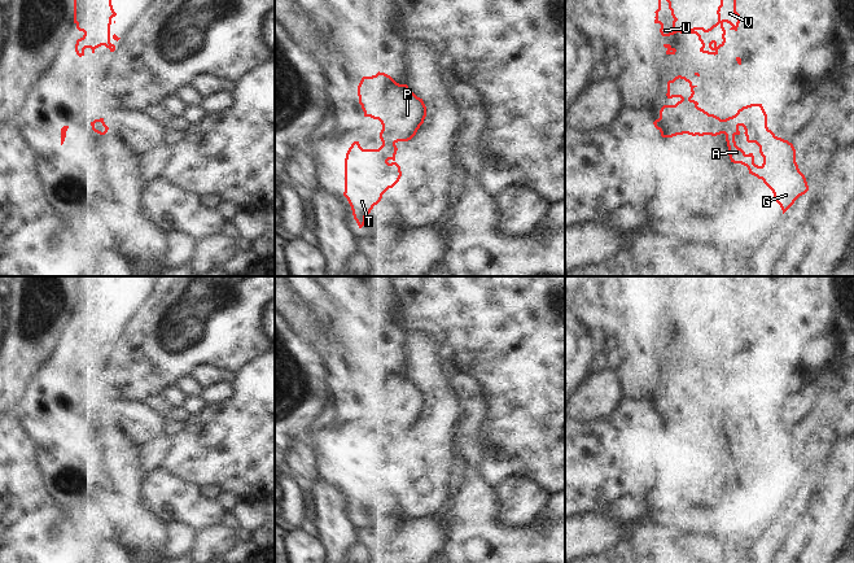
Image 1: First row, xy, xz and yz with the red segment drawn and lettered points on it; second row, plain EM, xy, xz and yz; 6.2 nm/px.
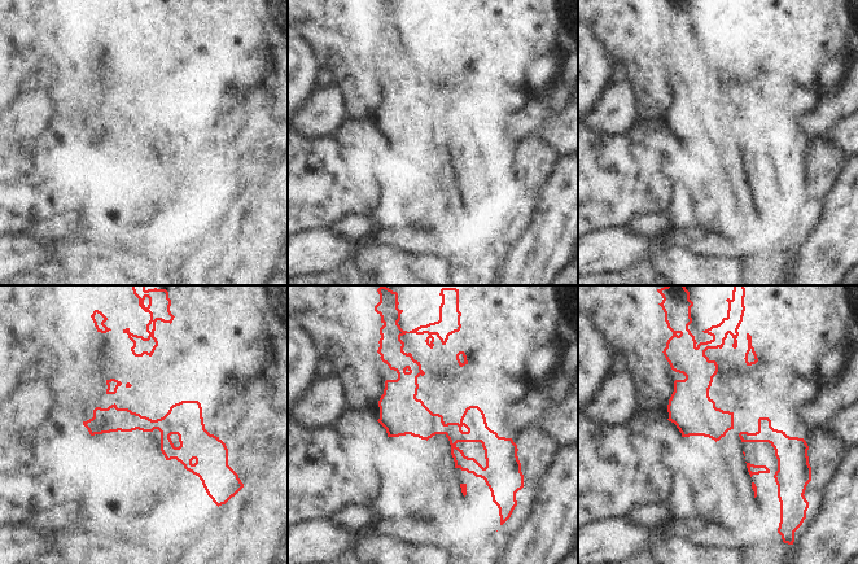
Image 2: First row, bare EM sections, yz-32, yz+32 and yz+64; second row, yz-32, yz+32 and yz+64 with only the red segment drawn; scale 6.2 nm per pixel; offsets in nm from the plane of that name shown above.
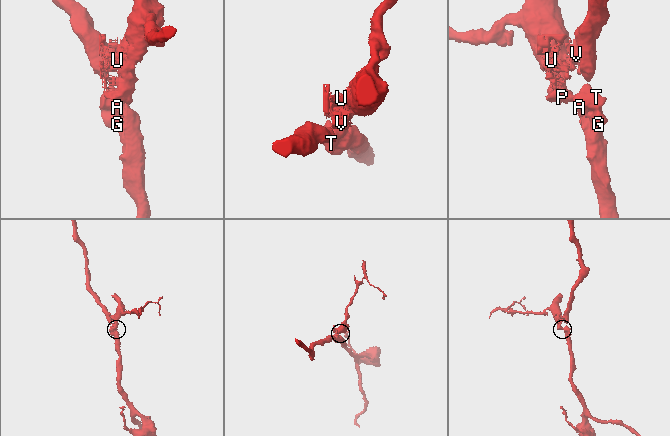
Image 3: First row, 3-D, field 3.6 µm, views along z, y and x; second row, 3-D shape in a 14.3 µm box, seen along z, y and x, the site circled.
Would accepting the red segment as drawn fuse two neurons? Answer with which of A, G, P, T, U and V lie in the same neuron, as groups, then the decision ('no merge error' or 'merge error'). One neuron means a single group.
A G T / P U V; merge error

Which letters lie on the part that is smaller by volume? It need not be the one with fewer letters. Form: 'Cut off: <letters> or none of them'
Cut off: P, U, V

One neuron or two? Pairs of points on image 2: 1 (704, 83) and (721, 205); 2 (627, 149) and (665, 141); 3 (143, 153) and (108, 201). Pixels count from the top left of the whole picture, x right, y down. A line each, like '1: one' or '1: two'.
1: one
2: two
3: one

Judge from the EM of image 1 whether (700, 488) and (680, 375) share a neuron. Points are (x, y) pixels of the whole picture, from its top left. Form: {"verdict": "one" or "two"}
{"verdict": "one"}

